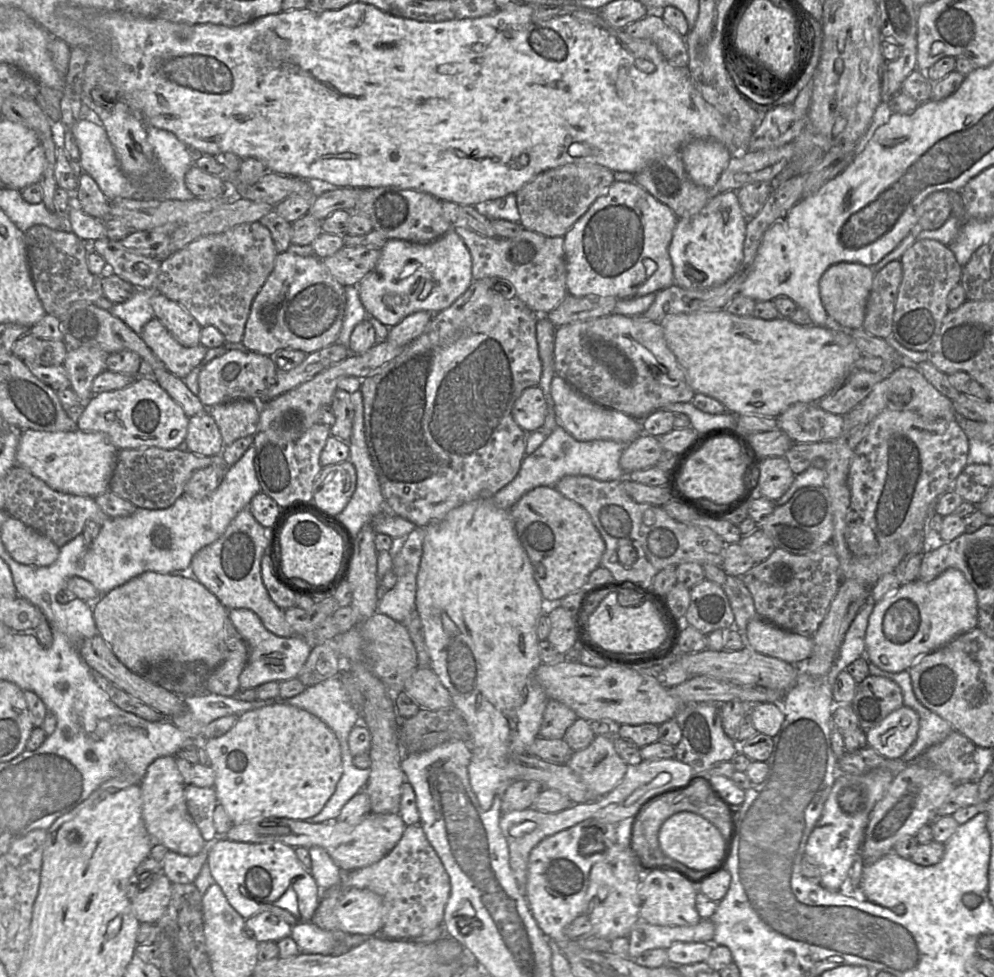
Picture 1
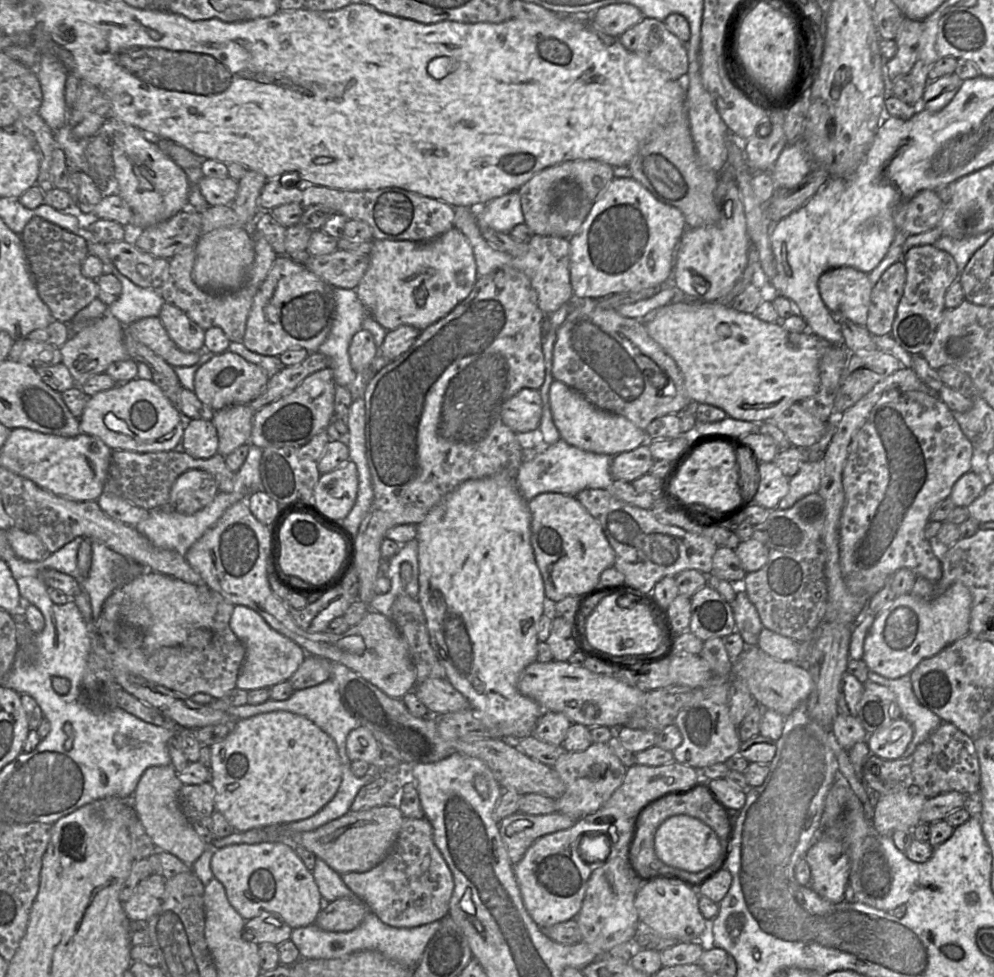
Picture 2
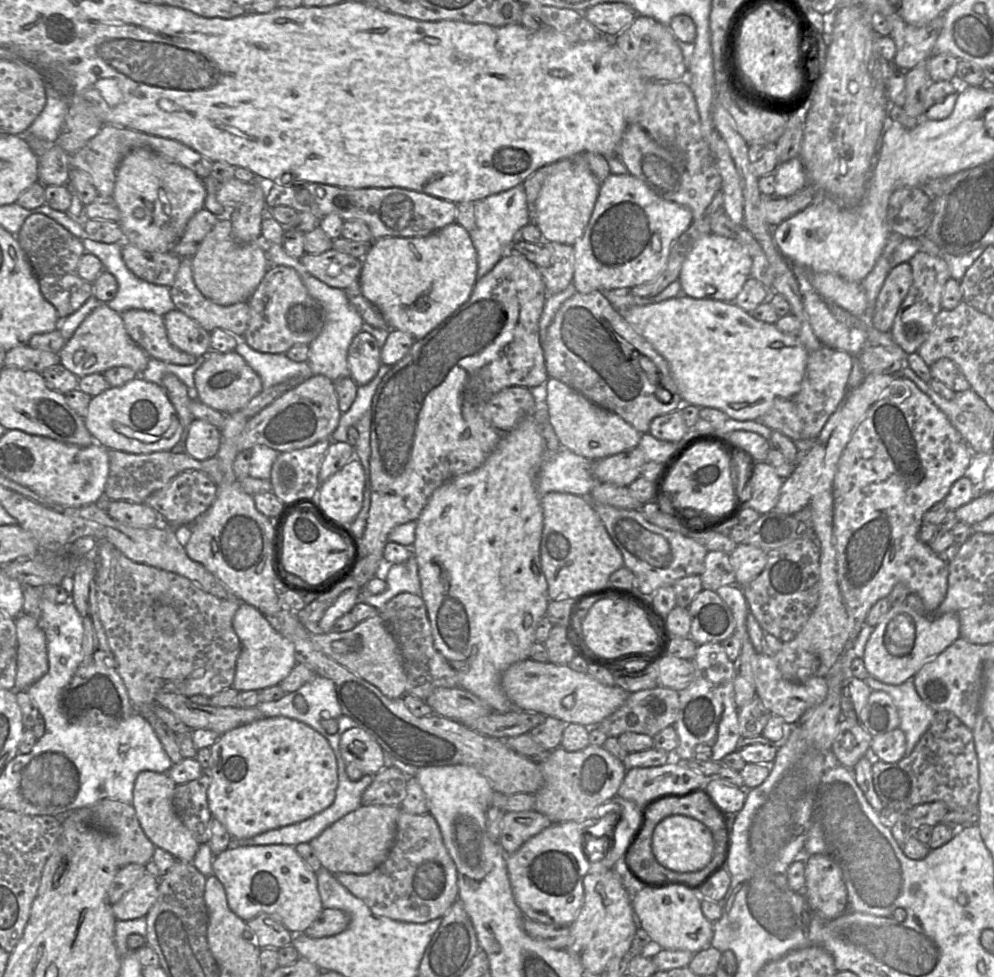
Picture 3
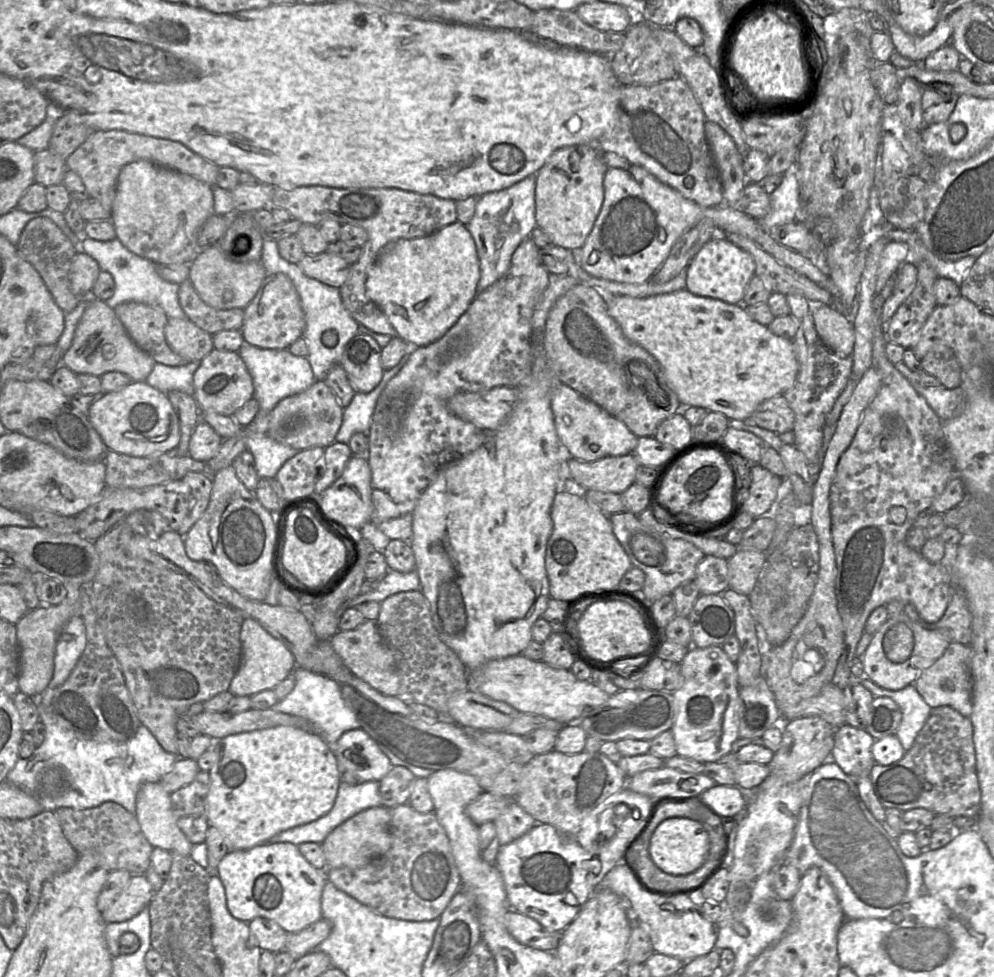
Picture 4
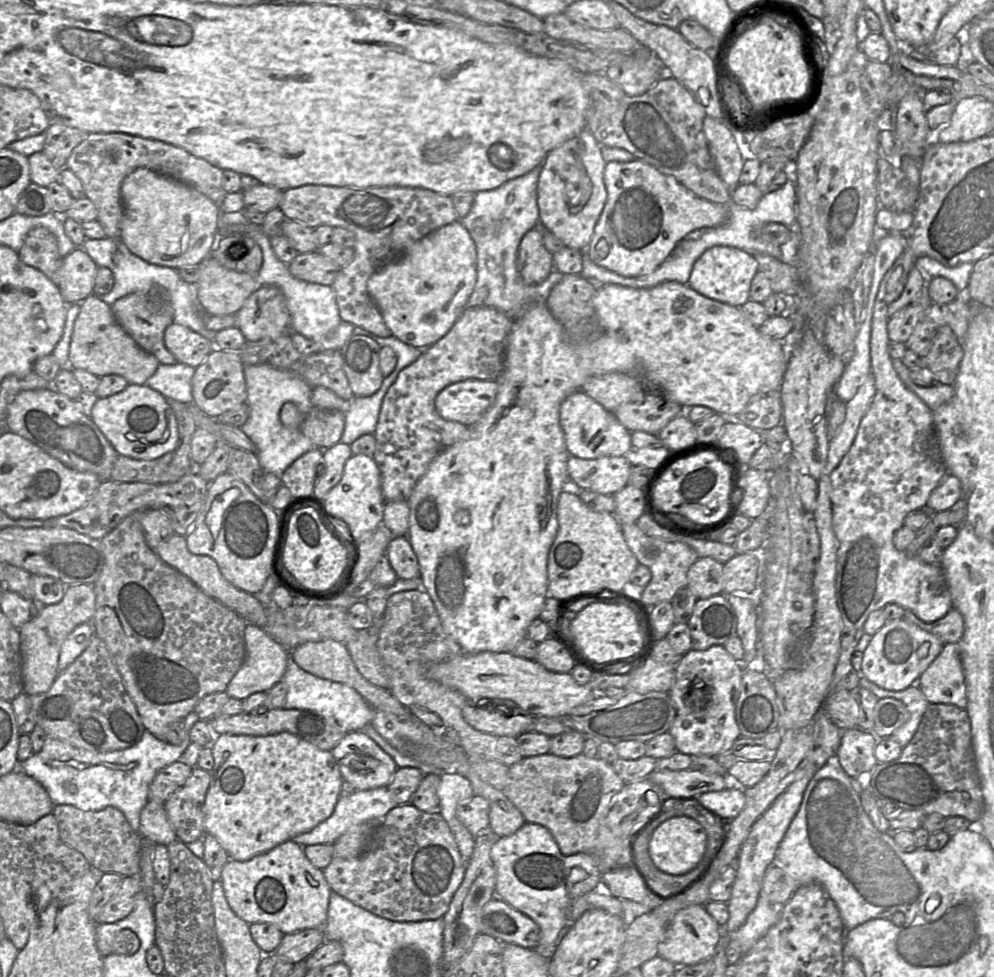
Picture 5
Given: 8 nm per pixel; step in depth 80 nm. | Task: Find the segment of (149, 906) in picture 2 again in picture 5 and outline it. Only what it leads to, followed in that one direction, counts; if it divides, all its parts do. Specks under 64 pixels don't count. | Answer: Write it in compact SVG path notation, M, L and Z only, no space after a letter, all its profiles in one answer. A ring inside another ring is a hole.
M123 877L120 889L103 907L96 923L114 923L127 917L134 909L136 895L142 889L139 877Z

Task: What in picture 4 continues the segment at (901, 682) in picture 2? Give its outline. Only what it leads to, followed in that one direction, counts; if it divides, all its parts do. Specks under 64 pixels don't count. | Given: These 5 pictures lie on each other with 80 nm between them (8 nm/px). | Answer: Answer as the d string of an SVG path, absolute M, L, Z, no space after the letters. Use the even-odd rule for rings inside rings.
M852 674L850 684L854 683L863 685L874 697L885 696L898 704L902 712L902 719L895 735L907 752L912 747L932 709L919 694L914 684L909 684L900 690L888 690L880 687L868 677L858 678Z

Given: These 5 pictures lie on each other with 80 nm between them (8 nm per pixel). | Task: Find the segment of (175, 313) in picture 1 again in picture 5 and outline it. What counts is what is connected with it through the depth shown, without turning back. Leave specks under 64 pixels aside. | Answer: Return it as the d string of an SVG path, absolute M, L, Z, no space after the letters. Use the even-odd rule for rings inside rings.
M175 322L165 329L164 344L178 362L193 368L198 367L215 348L209 339Z

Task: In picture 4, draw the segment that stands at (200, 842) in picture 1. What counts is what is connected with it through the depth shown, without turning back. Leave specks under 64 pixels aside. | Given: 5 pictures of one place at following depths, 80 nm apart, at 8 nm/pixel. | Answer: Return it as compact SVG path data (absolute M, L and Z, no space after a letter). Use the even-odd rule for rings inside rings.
M148 782L140 786L136 795L135 816L142 833L153 847L191 856L193 844L179 828L171 794L160 782Z

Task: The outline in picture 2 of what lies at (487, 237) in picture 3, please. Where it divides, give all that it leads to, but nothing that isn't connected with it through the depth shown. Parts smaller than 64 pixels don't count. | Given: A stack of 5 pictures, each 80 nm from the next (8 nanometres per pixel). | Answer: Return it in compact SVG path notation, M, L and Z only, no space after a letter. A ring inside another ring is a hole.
M518 191L494 198L475 210L480 232L482 229L492 228L509 233L514 226L524 223Z

